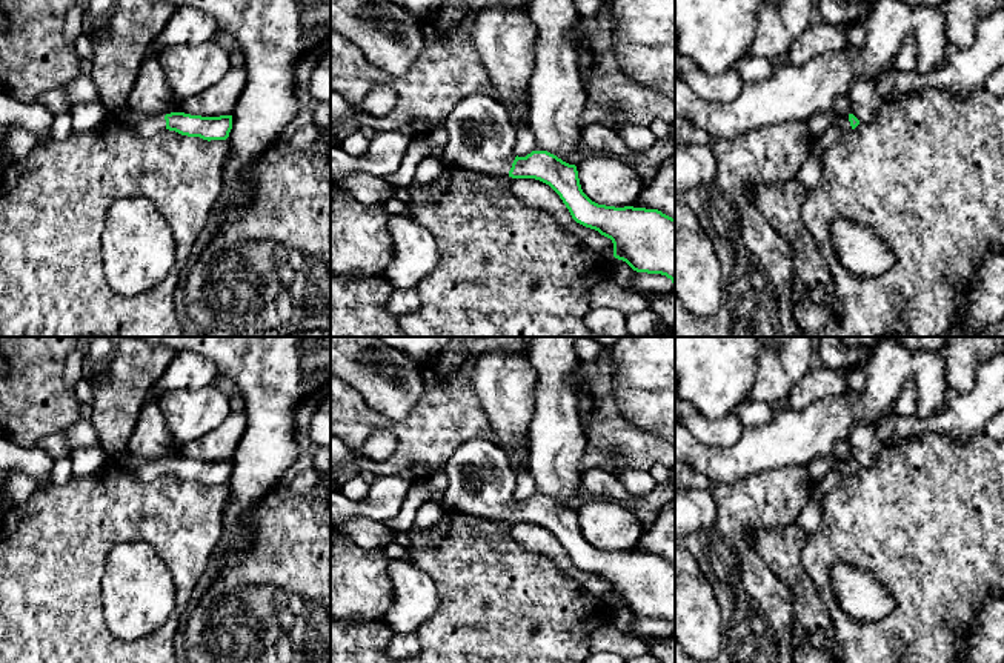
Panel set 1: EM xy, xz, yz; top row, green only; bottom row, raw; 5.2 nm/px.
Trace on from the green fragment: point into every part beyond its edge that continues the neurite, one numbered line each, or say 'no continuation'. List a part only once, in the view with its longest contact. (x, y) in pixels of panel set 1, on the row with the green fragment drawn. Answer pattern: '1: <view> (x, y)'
1: xz (482, 137)

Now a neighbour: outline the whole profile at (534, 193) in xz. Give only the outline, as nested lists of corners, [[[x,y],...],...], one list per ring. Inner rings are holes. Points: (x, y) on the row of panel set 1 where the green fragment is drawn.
[[[512,178],[512,192],[526,205],[550,212],[563,228],[577,235],[593,251],[613,257],[613,243],[598,231],[577,223],[560,195],[546,183],[535,178]]]

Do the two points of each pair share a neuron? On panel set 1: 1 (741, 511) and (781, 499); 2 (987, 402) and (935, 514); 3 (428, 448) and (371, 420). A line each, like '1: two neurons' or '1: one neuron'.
1: one neuron
2: two neurons
3: one neuron

